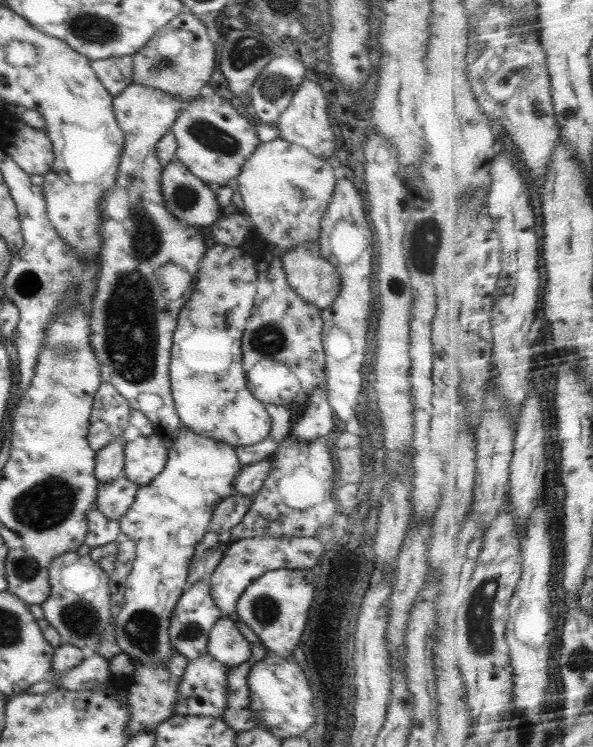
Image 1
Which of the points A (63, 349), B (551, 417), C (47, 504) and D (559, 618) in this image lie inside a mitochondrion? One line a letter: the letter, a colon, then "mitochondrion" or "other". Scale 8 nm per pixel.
A: mitochondrion
B: other
C: mitochondrion
D: other

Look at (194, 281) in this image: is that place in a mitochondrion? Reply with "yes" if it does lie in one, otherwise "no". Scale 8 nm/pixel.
no

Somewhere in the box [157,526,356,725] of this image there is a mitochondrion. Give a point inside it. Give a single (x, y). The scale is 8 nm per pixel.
(265, 610)

